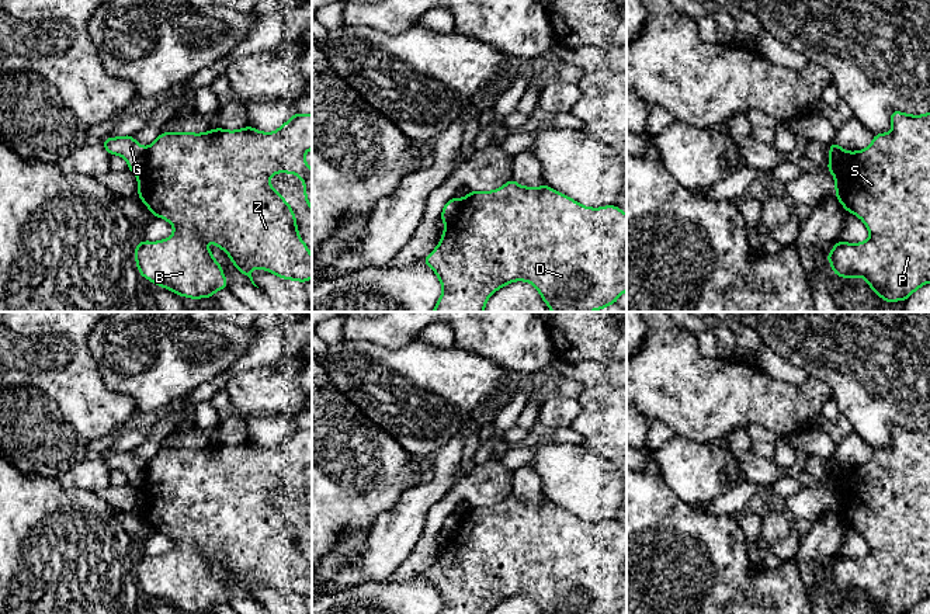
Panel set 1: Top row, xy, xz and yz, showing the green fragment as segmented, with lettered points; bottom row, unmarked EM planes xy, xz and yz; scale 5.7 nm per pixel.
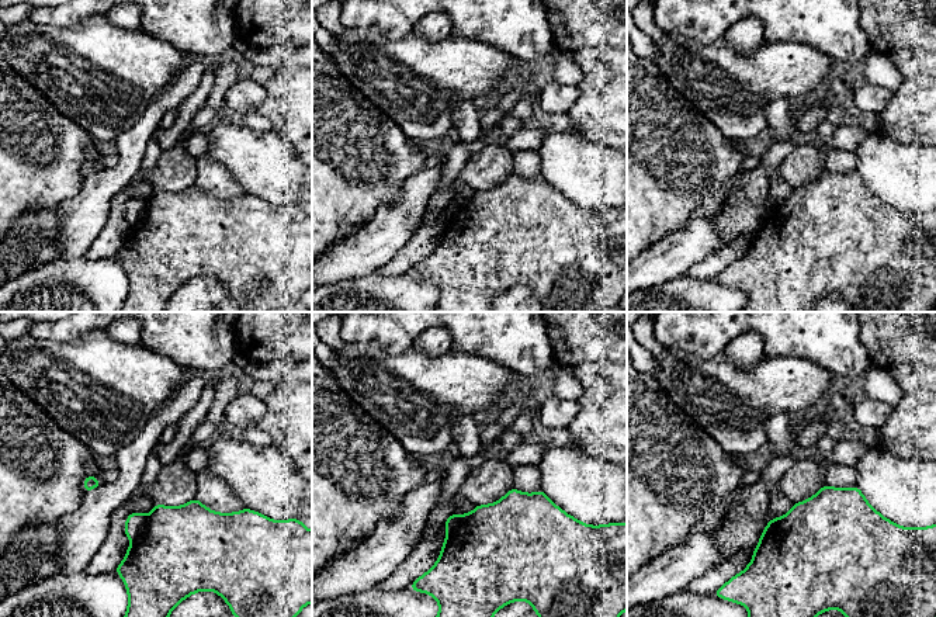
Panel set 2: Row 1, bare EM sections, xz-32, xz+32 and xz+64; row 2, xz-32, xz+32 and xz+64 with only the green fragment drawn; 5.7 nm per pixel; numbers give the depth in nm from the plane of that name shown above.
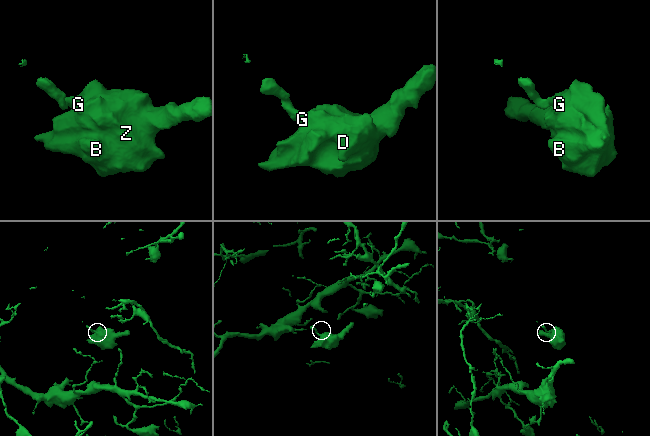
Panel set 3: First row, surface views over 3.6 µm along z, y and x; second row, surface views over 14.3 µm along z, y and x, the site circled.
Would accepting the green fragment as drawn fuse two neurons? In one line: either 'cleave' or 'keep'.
cleave

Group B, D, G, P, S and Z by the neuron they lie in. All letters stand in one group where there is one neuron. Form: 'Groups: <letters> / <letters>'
Groups: B D P S Z / G

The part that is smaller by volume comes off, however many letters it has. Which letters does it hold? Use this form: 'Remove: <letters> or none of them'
Remove: B, D, P, S, Z

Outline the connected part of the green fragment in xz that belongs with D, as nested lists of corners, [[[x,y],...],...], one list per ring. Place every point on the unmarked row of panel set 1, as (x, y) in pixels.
[[[510,493],[497,504],[471,506],[465,510],[457,530],[445,538],[438,561],[423,576],[438,590],[443,601],[440,614],[489,614],[493,607],[513,596],[532,599],[542,614],[618,614],[627,606],[627,528],[615,520],[589,523],[552,504],[548,499],[523,502]]]

